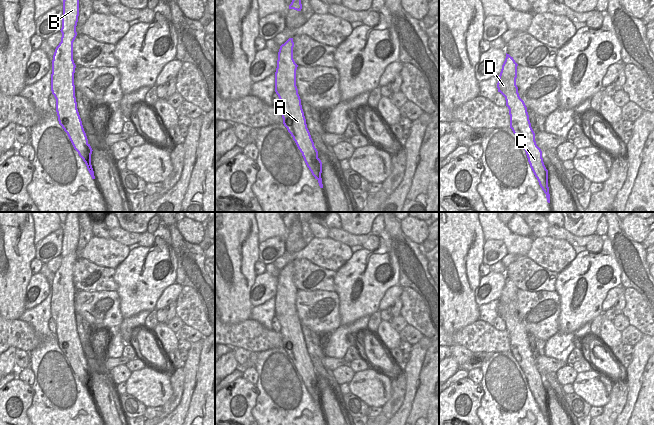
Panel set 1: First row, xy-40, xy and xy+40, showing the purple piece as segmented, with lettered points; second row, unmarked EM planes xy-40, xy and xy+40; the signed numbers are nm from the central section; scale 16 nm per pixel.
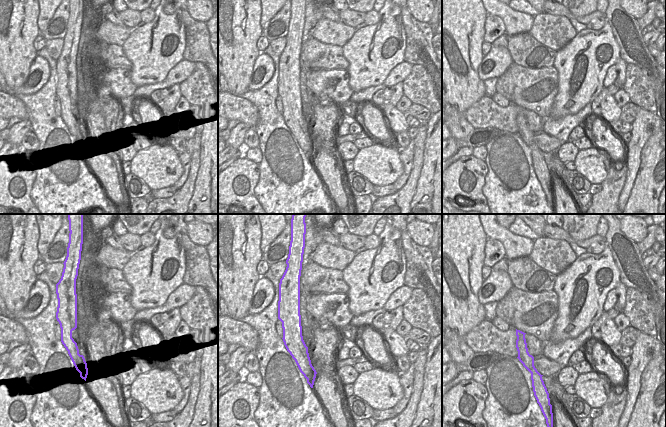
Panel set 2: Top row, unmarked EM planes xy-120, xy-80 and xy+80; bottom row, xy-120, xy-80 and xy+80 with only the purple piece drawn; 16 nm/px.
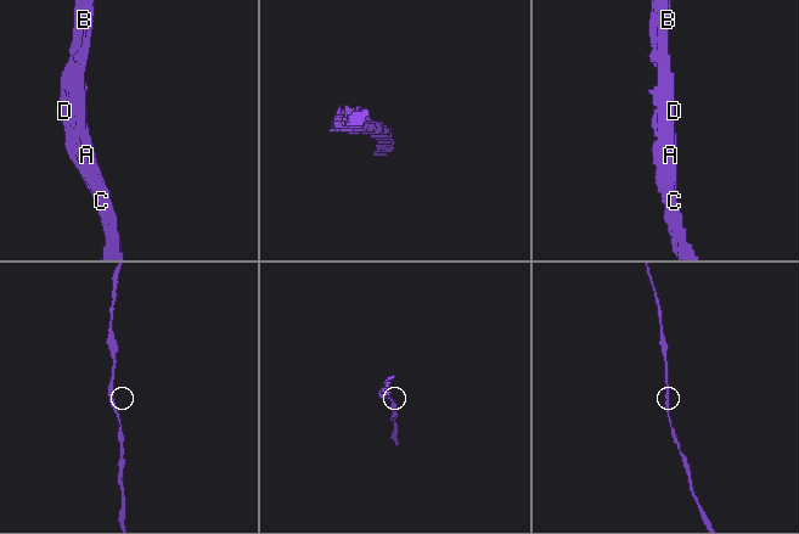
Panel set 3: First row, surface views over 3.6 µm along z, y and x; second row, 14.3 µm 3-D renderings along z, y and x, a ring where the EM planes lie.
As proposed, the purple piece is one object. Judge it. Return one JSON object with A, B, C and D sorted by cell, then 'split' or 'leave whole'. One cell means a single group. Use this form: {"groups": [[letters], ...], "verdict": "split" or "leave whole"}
{"groups": [["A", "B", "C", "D"]], "verdict": "leave whole"}

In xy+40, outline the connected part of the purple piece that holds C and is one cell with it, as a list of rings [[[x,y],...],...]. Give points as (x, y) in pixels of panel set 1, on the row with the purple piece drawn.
[[[506,53],[497,88],[498,92],[505,97],[506,106],[509,109],[510,128],[524,148],[530,167],[546,194],[547,202],[550,203],[548,170],[543,162],[542,151],[536,144],[535,133],[531,127],[527,107],[518,93],[516,85],[517,66],[518,64],[513,57]]]

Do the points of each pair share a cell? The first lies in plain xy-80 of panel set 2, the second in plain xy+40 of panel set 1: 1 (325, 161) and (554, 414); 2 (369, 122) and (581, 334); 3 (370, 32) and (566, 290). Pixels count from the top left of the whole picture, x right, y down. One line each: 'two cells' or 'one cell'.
1: one cell
2: two cells
3: one cell

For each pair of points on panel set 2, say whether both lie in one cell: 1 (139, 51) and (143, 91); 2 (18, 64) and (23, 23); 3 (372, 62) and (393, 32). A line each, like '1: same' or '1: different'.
1: different
2: same
3: same

